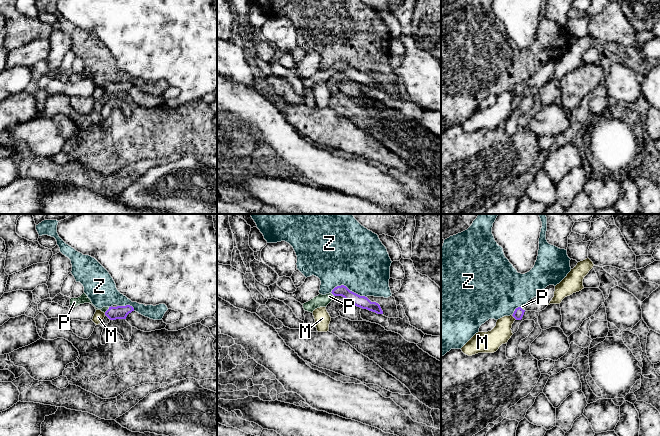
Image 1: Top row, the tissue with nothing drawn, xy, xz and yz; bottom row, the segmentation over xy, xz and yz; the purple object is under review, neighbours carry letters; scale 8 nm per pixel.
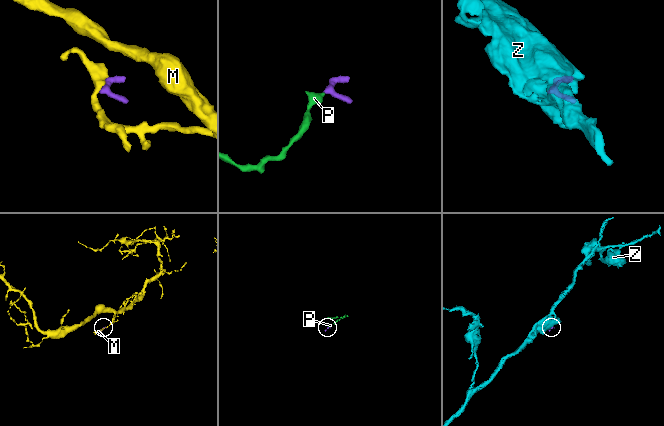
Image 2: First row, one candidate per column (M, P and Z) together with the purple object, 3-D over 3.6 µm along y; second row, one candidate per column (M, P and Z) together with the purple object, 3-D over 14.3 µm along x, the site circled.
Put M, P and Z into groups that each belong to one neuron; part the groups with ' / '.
M / P / Z

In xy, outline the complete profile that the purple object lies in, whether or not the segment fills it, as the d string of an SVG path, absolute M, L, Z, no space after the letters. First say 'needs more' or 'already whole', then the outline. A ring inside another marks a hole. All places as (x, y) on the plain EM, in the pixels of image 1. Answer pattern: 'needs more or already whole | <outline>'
needs more | M130 81L126 82L117 82L117 83L103 83L102 85L98 85L95 83L96 86L101 86L105 89L105 91L110 96L116 95L126 95L127 91L134 87L134 84Z

